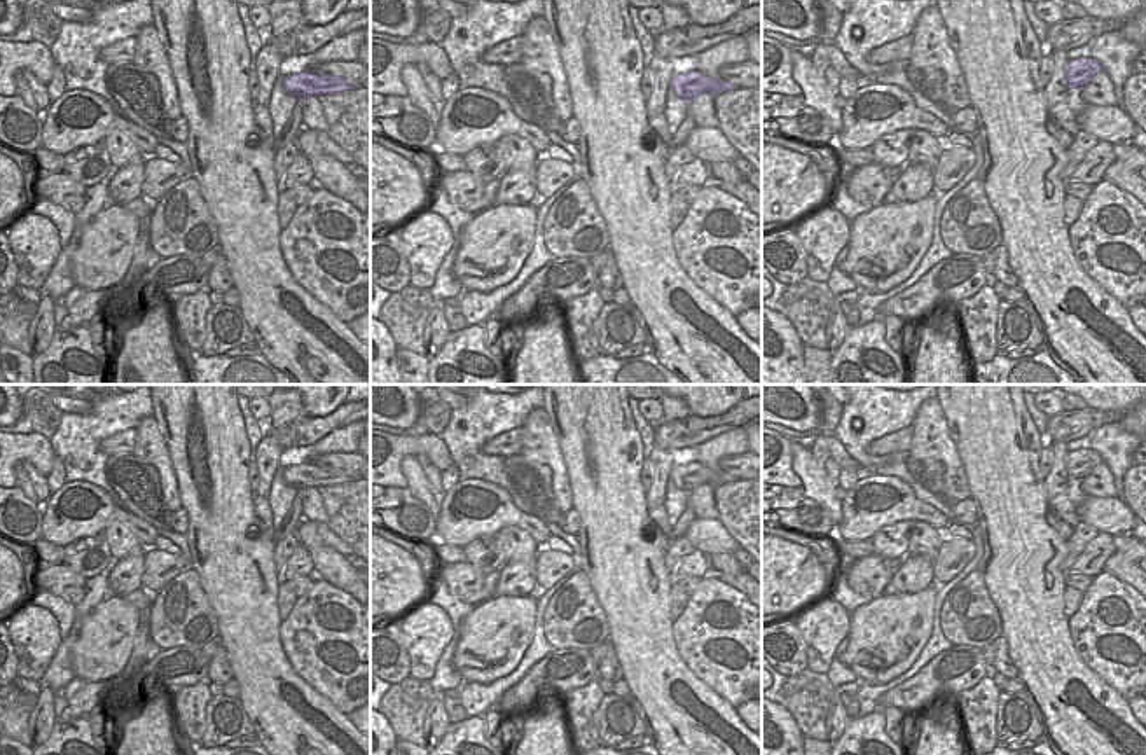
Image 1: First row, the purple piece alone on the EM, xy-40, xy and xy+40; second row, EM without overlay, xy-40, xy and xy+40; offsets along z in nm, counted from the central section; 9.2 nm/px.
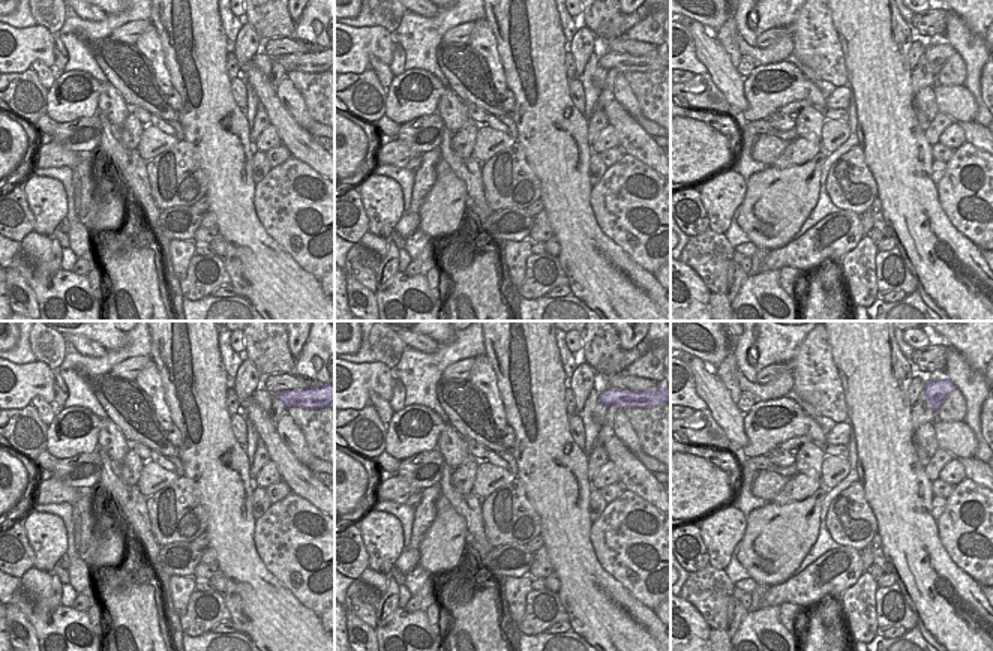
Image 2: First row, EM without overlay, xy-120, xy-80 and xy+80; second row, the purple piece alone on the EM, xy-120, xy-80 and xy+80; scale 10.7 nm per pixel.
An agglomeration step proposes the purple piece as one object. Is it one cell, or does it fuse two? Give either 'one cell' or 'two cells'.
one cell

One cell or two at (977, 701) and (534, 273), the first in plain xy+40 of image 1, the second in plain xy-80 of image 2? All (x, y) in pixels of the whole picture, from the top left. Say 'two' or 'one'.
two

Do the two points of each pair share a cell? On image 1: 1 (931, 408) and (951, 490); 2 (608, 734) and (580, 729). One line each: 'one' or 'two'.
1: one
2: two

